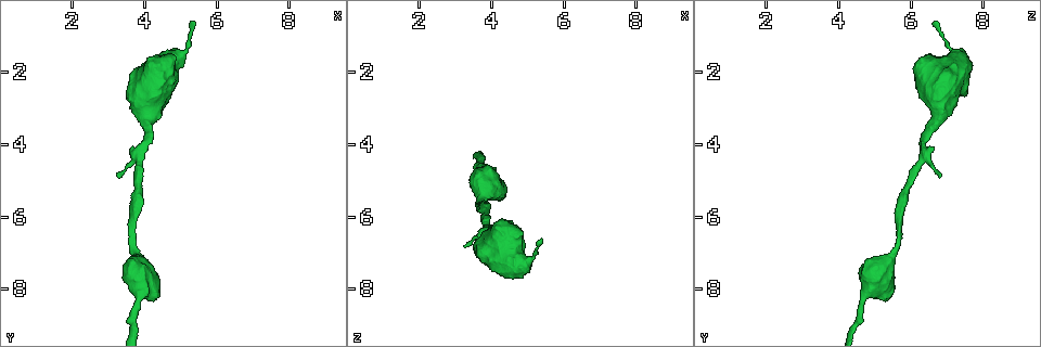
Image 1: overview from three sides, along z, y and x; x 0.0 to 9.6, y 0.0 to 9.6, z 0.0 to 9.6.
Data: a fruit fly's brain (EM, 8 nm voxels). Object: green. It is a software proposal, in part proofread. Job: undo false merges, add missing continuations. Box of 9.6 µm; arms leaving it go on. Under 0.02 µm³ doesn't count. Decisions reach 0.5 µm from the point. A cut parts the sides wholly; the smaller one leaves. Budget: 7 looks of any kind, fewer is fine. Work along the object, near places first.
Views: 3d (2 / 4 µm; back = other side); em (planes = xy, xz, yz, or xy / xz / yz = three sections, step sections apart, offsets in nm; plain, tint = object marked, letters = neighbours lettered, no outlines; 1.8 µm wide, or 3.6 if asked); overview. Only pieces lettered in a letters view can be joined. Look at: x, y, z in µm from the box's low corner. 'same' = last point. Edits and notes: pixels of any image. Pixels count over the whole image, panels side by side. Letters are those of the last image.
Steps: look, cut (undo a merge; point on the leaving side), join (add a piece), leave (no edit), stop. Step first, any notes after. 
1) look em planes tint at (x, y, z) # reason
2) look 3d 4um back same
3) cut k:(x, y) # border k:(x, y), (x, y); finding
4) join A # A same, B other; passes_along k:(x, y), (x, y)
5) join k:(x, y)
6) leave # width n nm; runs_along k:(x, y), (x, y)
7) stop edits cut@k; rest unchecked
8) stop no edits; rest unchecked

look em planes letters at (5.40, 0.55, 6.65) # branch stops here

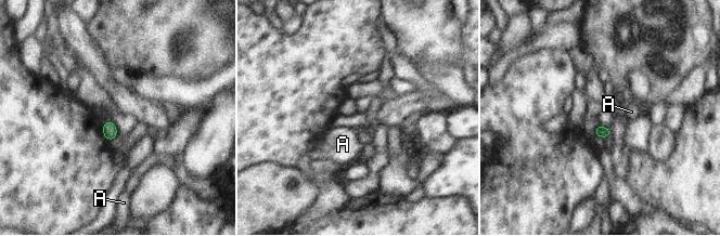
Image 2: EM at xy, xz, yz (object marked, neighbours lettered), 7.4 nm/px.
leave # A other; none of them fits

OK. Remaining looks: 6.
look em 3.6um planes plain at (4.25, 8.30, 5.30) # thick end

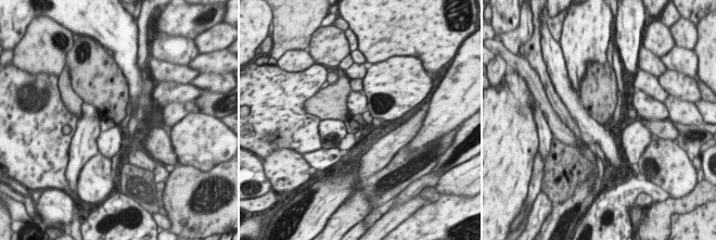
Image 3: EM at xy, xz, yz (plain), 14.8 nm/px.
look em 3.6um planes letters same # what lies round it

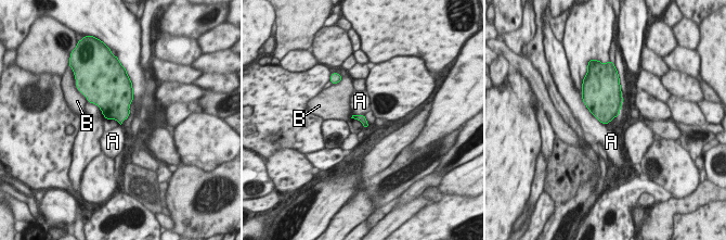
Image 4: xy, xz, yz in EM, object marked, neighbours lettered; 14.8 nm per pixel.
leave # longest_contact A 600 nm; A other, B other; border 4:(581, 95), (585, 106), (606, 125); none of them fits

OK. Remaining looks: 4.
look em yz step 4 tint at (3.25, 4.90, 6.80) # tapers out

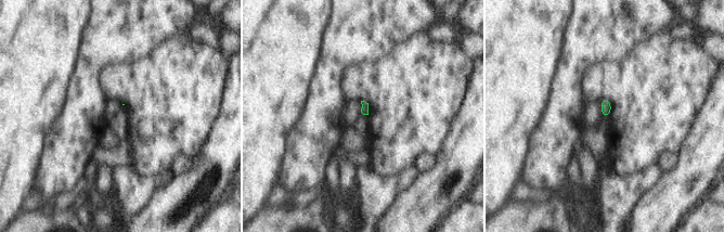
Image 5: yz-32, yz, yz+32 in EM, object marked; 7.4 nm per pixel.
look em planes letters same # cut it another way

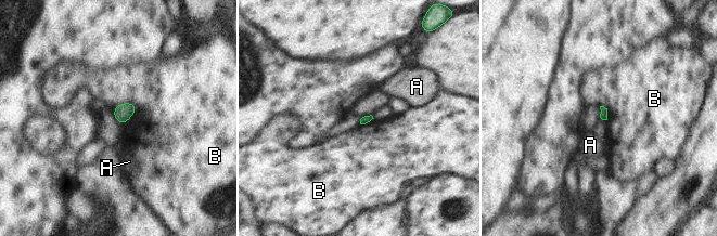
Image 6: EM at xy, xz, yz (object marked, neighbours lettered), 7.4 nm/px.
leave # A other, B other; border 6:(114, 107), (132, 103), (137, 110); no lettered piece goes on from it

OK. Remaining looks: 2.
stop no edits; rest unchecked

